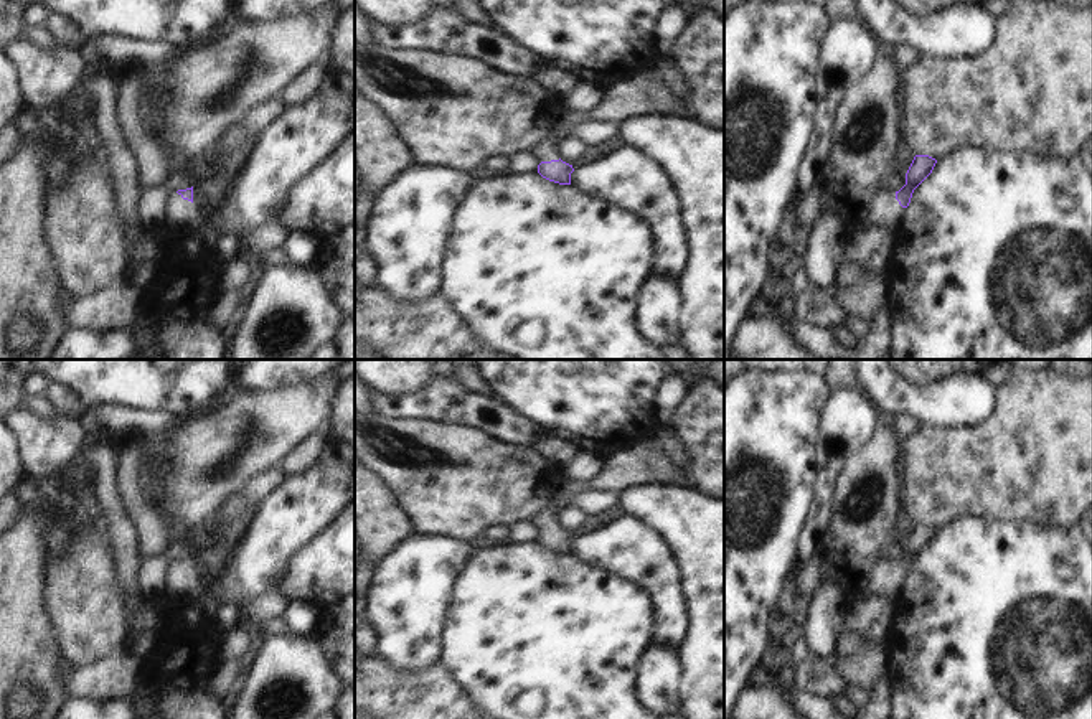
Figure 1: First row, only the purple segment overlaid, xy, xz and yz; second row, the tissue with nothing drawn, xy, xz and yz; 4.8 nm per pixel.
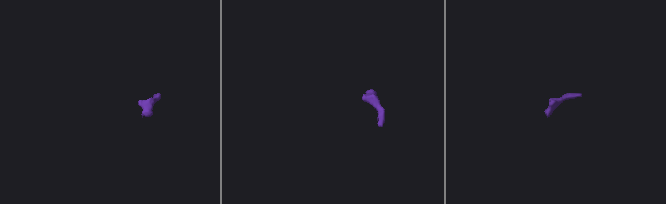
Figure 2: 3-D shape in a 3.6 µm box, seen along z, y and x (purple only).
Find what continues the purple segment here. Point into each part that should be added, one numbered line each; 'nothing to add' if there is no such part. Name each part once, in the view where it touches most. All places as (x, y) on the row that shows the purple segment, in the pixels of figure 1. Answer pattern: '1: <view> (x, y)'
1: xz (546, 150)

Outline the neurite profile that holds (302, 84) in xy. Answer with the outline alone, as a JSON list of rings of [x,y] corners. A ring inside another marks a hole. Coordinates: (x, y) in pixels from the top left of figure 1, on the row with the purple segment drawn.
[[[320,61],[307,66],[302,73],[294,76],[277,96],[284,109],[304,102],[320,86],[327,71],[325,61]]]

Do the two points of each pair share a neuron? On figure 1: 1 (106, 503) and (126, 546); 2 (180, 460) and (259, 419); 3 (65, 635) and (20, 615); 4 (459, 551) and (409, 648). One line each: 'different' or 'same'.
1: same
2: same
3: different
4: same

